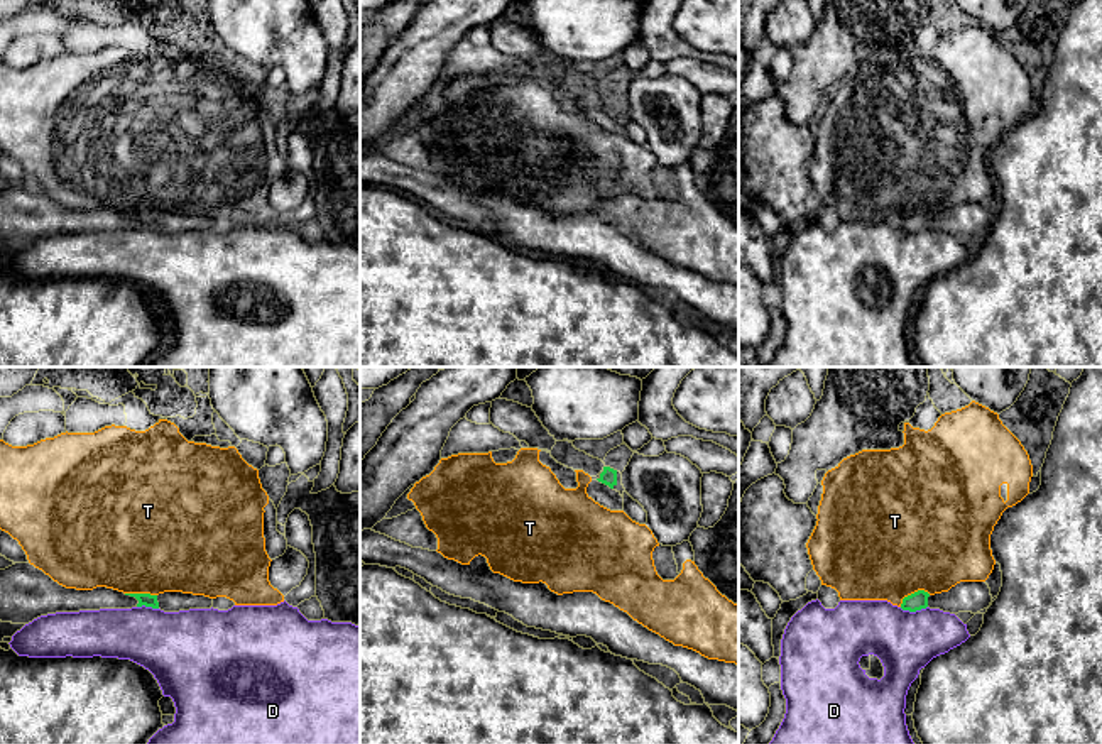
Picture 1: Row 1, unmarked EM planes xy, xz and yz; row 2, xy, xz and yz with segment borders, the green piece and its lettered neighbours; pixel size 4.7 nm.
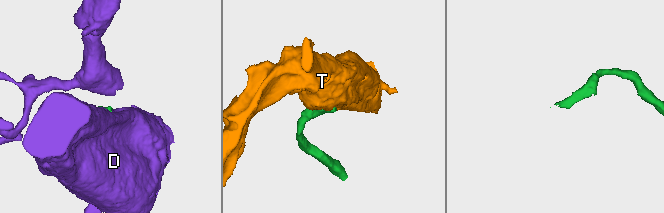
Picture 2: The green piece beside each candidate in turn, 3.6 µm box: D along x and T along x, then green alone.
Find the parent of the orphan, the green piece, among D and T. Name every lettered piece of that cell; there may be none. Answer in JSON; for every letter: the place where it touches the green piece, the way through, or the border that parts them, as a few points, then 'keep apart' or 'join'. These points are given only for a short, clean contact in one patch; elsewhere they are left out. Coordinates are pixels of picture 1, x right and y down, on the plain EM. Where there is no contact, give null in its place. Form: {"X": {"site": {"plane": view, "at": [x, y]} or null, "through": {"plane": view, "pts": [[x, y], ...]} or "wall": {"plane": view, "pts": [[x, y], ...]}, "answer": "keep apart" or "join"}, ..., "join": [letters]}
{"D": {"site": {"plane": "yz", "at": [913, 232]}, "answer": "keep apart"}, "T": {"site": {"plane": "yz", "at": [915, 213]}, "answer": "keep apart"}, "join": []}

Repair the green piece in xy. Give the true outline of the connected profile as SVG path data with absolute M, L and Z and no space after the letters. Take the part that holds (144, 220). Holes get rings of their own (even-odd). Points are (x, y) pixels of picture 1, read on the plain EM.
M30 184L0 191L0 242L29 245L56 233L152 228L164 233L211 230L213 220L183 213L123 215L106 208L66 210Z

